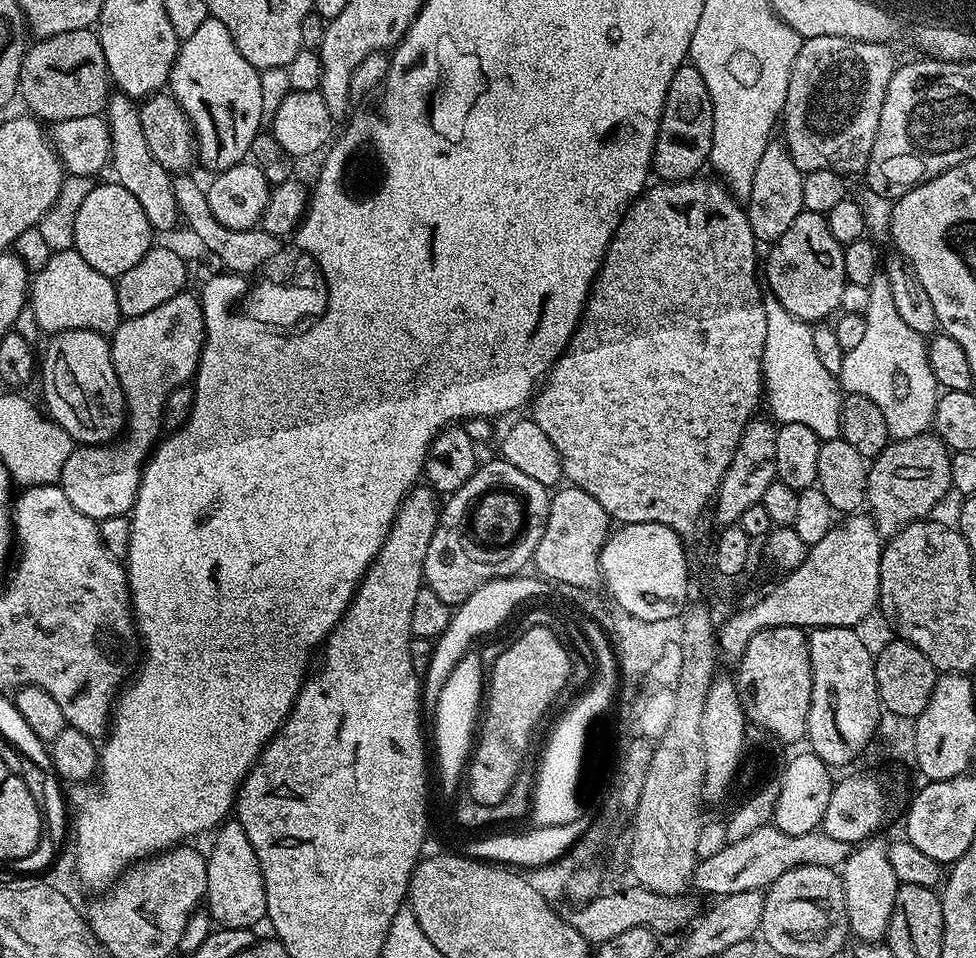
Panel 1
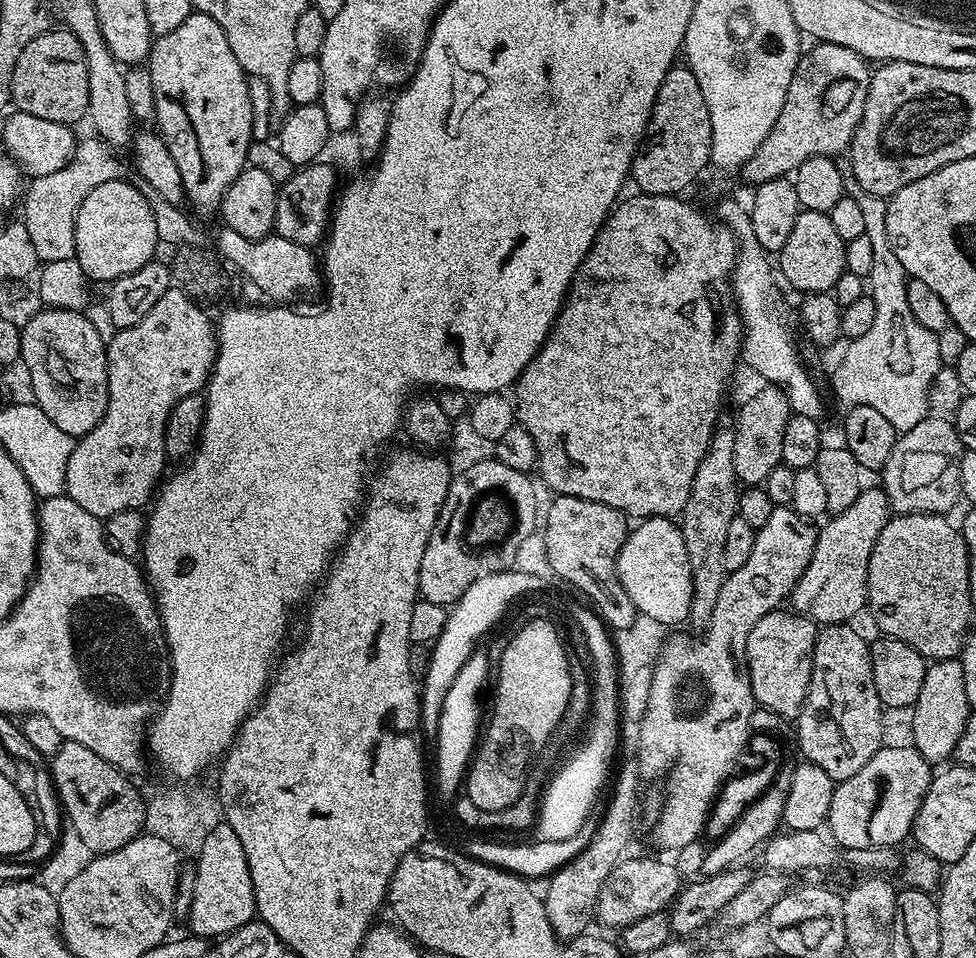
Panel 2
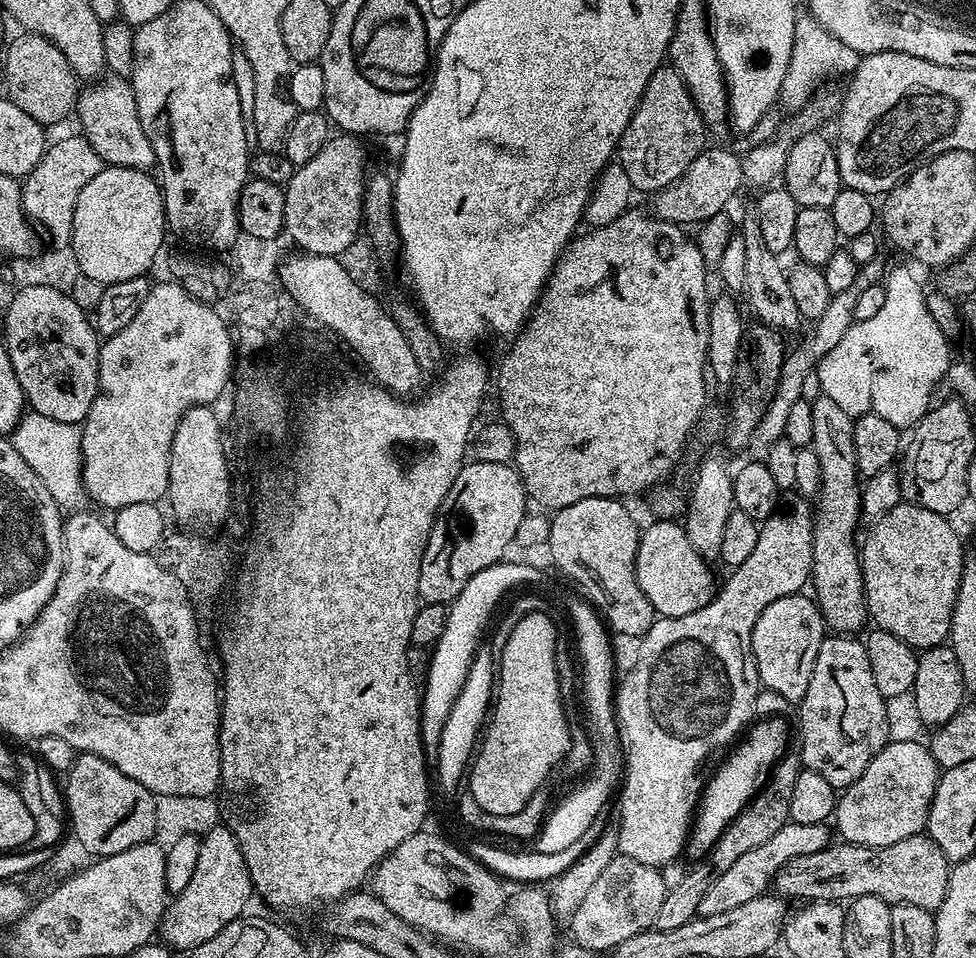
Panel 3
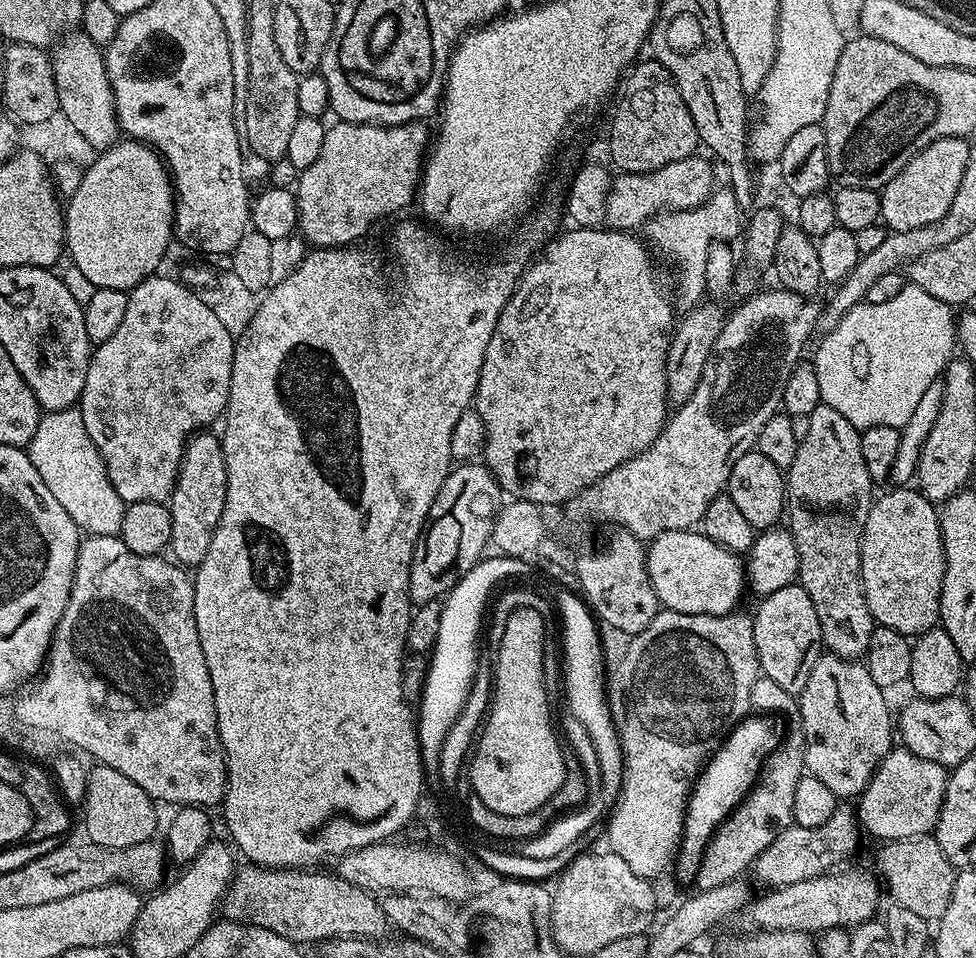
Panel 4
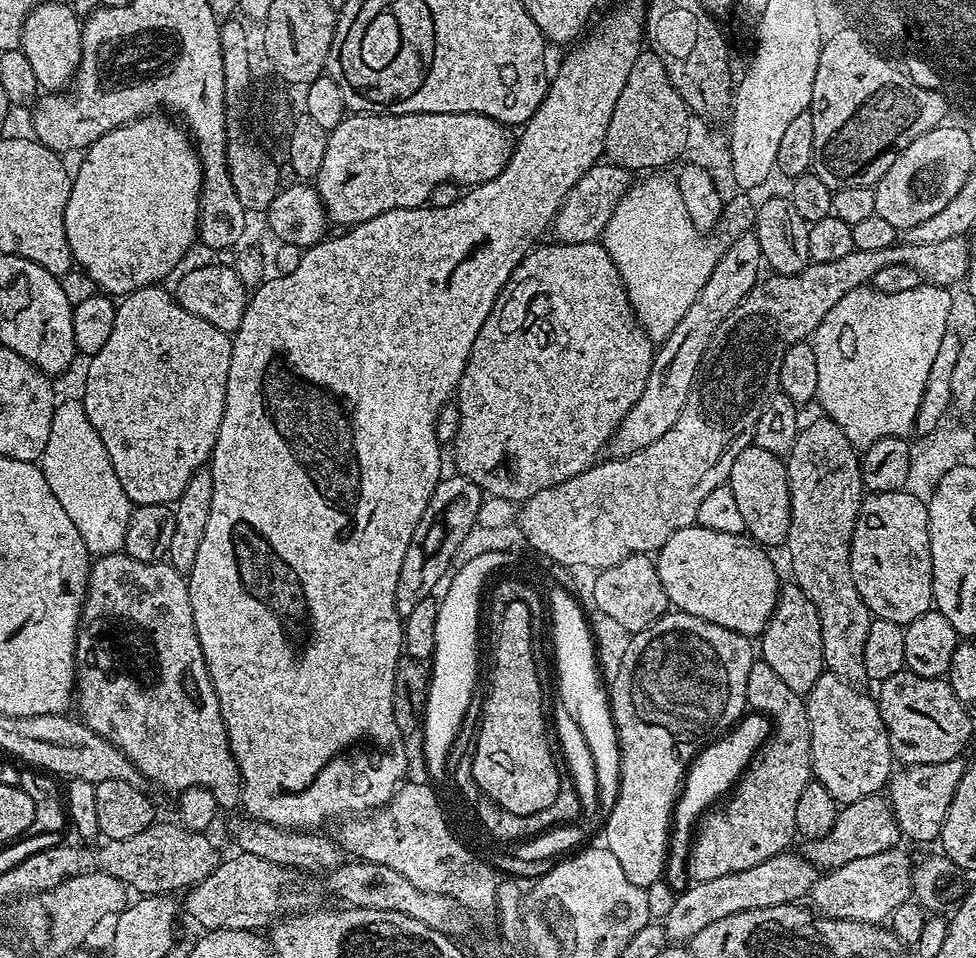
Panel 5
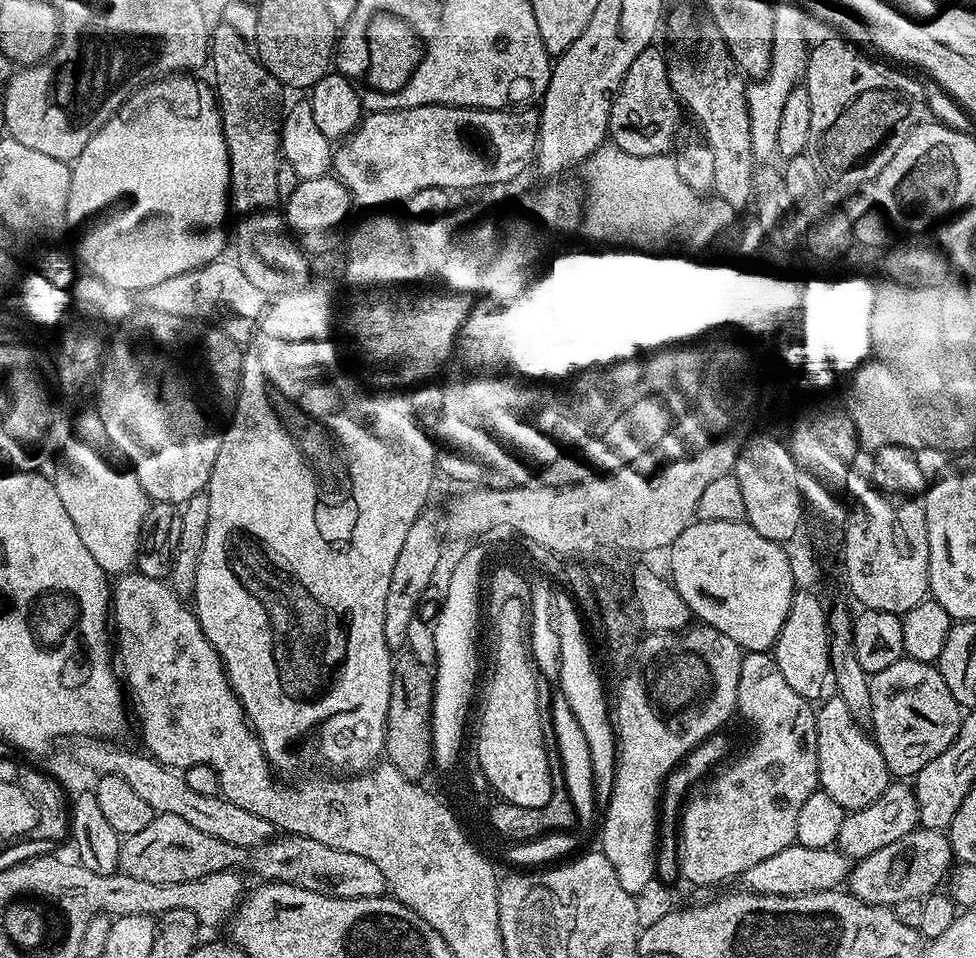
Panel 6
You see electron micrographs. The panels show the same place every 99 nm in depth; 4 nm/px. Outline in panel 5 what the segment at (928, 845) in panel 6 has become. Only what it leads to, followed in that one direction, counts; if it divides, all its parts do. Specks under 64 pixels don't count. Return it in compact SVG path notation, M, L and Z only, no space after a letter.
M897 846L882 850L882 854L870 854L870 858L854 858L846 866L817 875L810 893L811 907L819 915L835 920L849 920L863 924L883 925L892 917L902 902L913 899L912 872L914 860Z

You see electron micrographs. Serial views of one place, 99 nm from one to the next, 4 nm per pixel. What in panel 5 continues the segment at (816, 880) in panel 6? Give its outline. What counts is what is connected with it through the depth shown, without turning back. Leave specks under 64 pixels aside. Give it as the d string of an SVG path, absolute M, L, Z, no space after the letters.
M792 850L780 852L766 862L758 862L758 866L750 866L750 870L722 874L722 878L710 878L710 882L689 883L688 888L677 895L670 914L662 921L665 937L672 942L688 942L698 930L710 926L710 922L718 922L718 918L730 918L730 914L742 910L762 910L766 906L803 901L803 896L805 899L812 891L818 869L803 855L794 853Z

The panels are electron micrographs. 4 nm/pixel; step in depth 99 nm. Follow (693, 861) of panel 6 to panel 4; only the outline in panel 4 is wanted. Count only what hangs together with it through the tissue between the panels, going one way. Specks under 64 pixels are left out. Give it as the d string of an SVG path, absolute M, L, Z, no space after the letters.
M760 674L751 687L750 702L757 713L779 713L786 718L790 727L781 744L766 757L756 783L745 794L744 800L721 822L706 846L695 882L695 887L702 892L714 890L714 886L722 886L726 882L743 877L743 872L747 868L749 871L755 865L758 854L762 854L762 850L766 850L766 846L770 846L770 842L774 842L774 838L778 838L782 830L792 827L794 794L798 782L806 774L806 742L797 697L782 690L782 686L778 686L778 682L773 682L769 676Z

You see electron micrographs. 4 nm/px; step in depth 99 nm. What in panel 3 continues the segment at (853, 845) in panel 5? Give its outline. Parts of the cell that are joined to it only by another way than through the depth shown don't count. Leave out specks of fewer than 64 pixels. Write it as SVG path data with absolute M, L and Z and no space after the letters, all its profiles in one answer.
M827 823L784 824L782 830L777 830L769 840L762 842L758 850L742 854L742 858L738 858L730 865L730 870L713 879L712 885L708 887L706 894L702 894L698 902L699 915L726 914L726 910L734 910L734 906L742 906L742 902L750 902L750 898L765 895L784 863L790 862L792 858L798 858L799 855L815 854L830 844L828 828Z

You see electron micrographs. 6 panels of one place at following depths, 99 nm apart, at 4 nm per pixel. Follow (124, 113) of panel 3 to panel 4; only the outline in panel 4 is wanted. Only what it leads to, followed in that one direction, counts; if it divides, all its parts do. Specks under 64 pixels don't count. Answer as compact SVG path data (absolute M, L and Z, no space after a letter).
M73 31L51 49L50 63L54 86L58 90L59 112L70 118L75 129L94 149L111 148L117 143L121 131L120 124L116 121L112 79L109 78L108 67L104 64L101 45L92 41L84 31Z

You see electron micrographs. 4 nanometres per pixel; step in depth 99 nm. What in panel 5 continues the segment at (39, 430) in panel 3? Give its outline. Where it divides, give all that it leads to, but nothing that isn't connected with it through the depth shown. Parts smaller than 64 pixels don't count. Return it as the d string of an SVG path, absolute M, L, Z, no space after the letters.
M61 399L57 403L50 426L50 442L46 442L46 450L40 455L38 466L44 471L50 490L54 490L54 498L58 498L58 503L61 504L62 510L66 510L70 522L78 526L78 534L82 534L82 542L86 542L88 553L98 557L121 551L126 538L126 526L130 522L134 505L128 499L126 490L122 490L122 482L118 482L118 474L114 474L110 454L106 454L106 446L102 446L102 438L98 438L98 430L94 430L94 426L90 426L90 418L86 418L83 399Z

